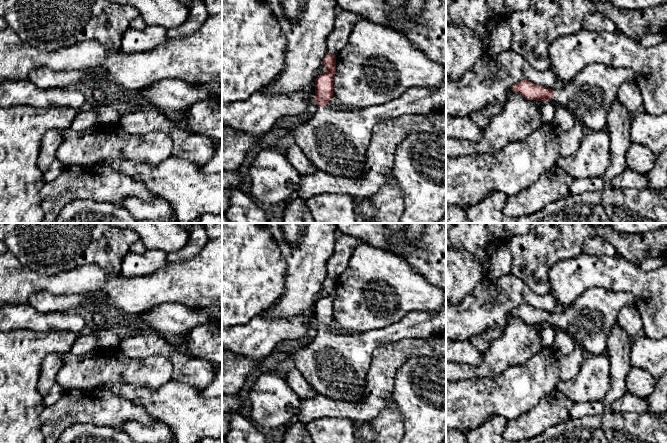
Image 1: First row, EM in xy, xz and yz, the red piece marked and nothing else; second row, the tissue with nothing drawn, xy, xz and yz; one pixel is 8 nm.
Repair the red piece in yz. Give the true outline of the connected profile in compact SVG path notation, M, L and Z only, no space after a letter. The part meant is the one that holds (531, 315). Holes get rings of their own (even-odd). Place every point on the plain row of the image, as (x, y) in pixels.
M604 288L587 289L571 306L560 314L521 304L511 314L528 324L553 325L577 340L591 355L607 351L607 338L624 306L634 305L630 292L615 292Z

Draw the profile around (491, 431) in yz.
M493 416L482 425L464 433L467 443L516 443L503 437L507 420L502 416Z

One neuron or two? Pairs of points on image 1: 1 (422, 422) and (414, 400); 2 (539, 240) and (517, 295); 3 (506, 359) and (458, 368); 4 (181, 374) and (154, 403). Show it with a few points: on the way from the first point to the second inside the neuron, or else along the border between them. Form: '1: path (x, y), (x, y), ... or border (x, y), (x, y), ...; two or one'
1: path (422, 417), (422, 408), (419, 405); one
2: border (511, 273), (520, 278), (533, 291), (543, 294); two
3: path (494, 362), (486, 369), (470, 370); one
4: border (172, 379), (194, 386), (197, 389); two

